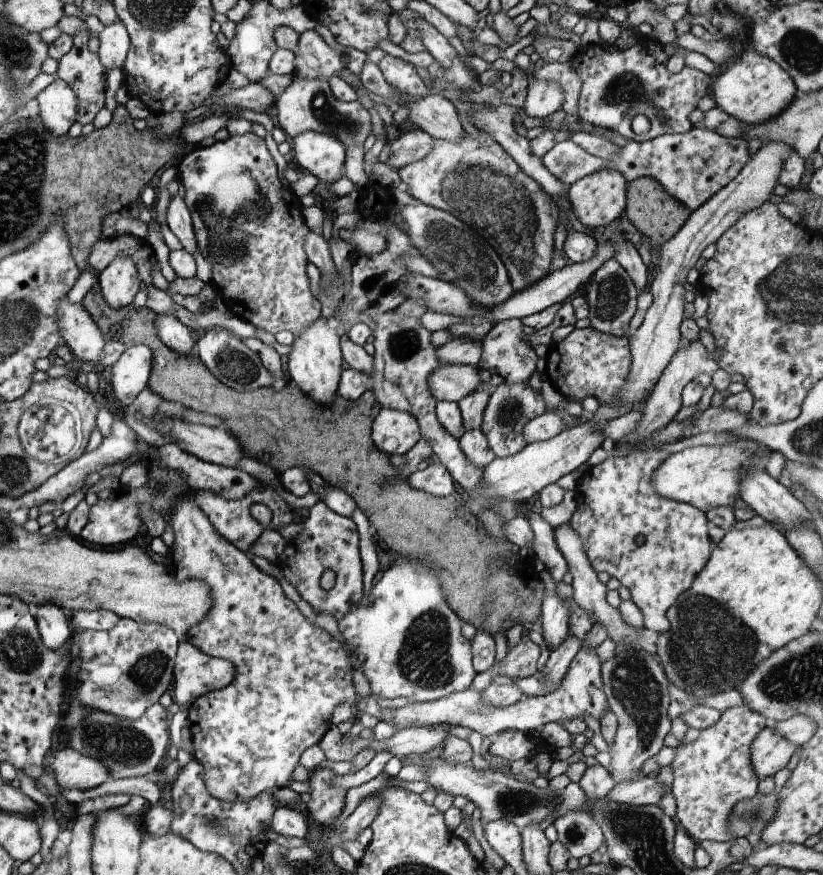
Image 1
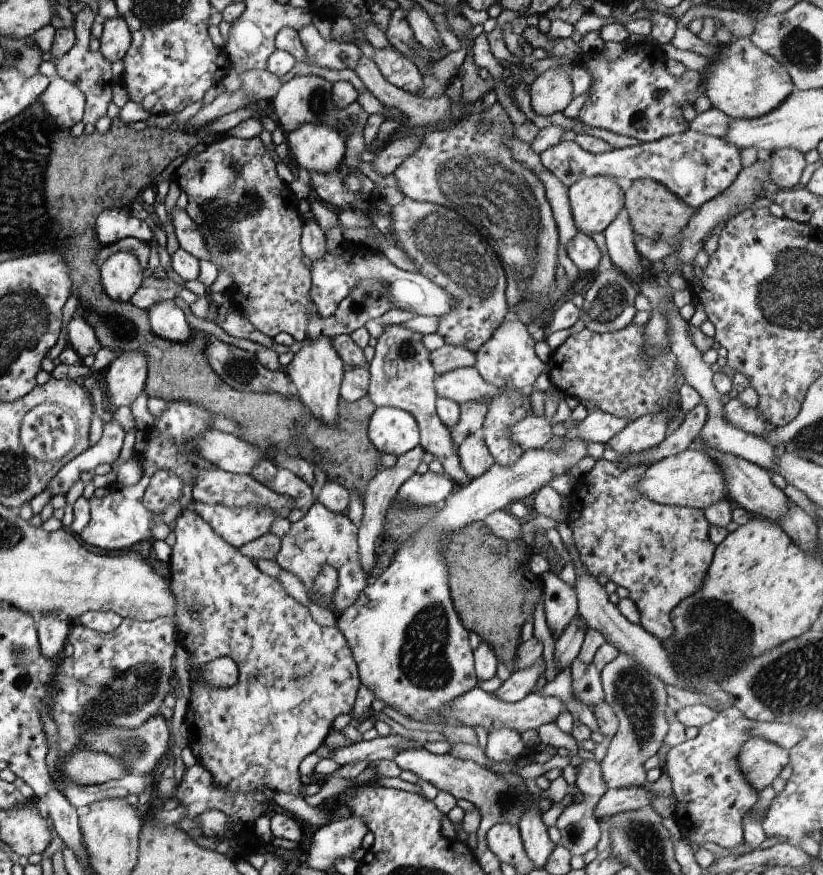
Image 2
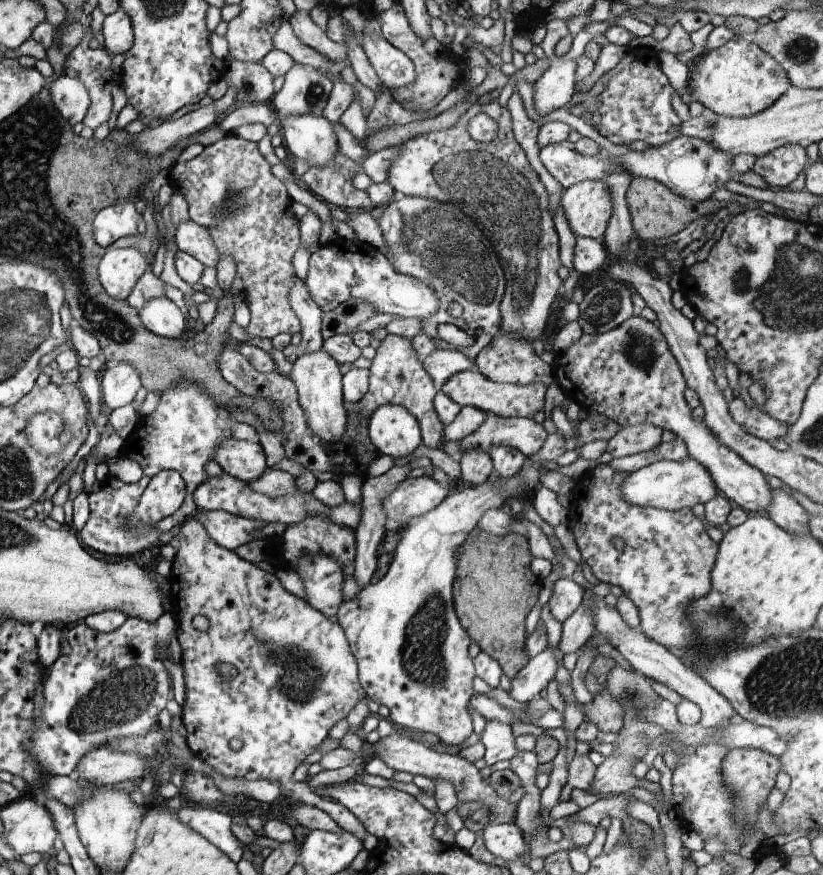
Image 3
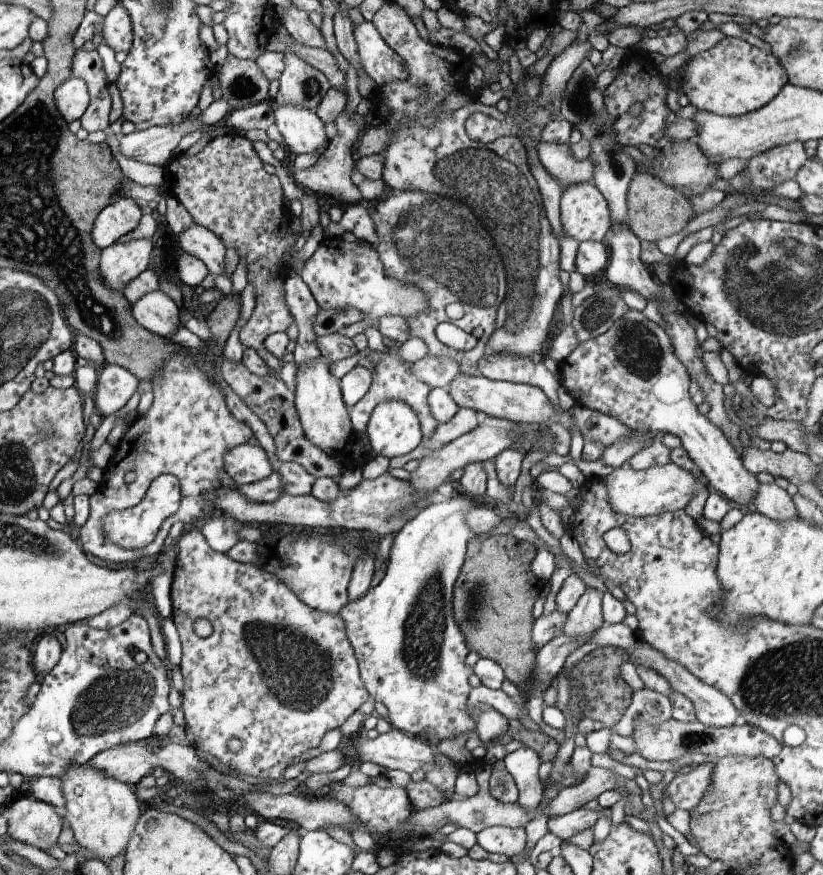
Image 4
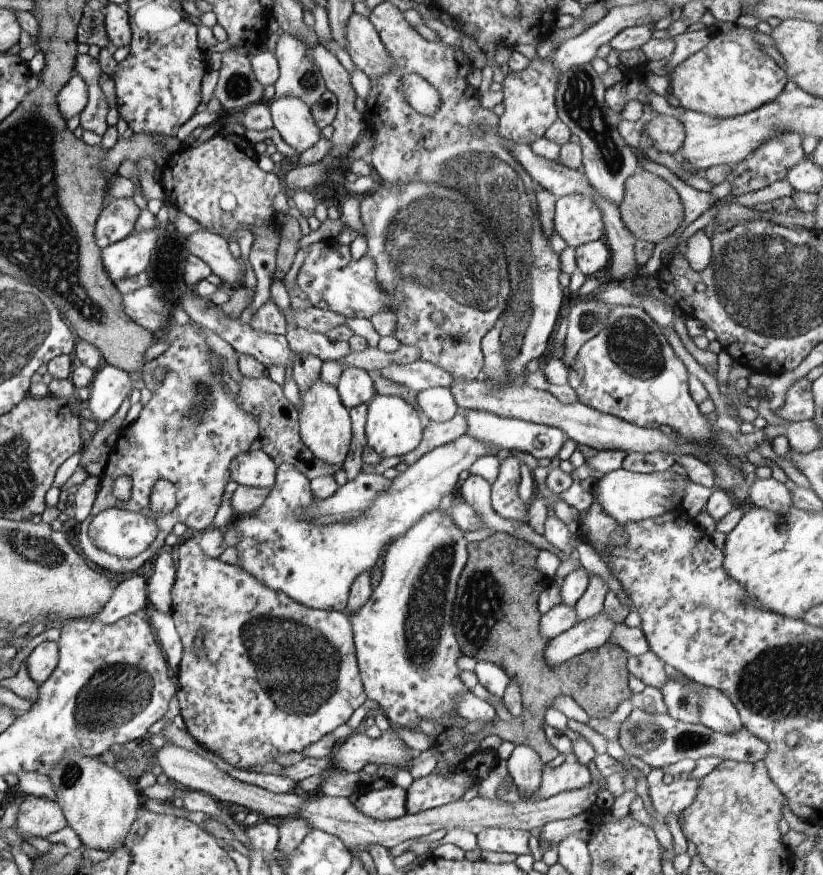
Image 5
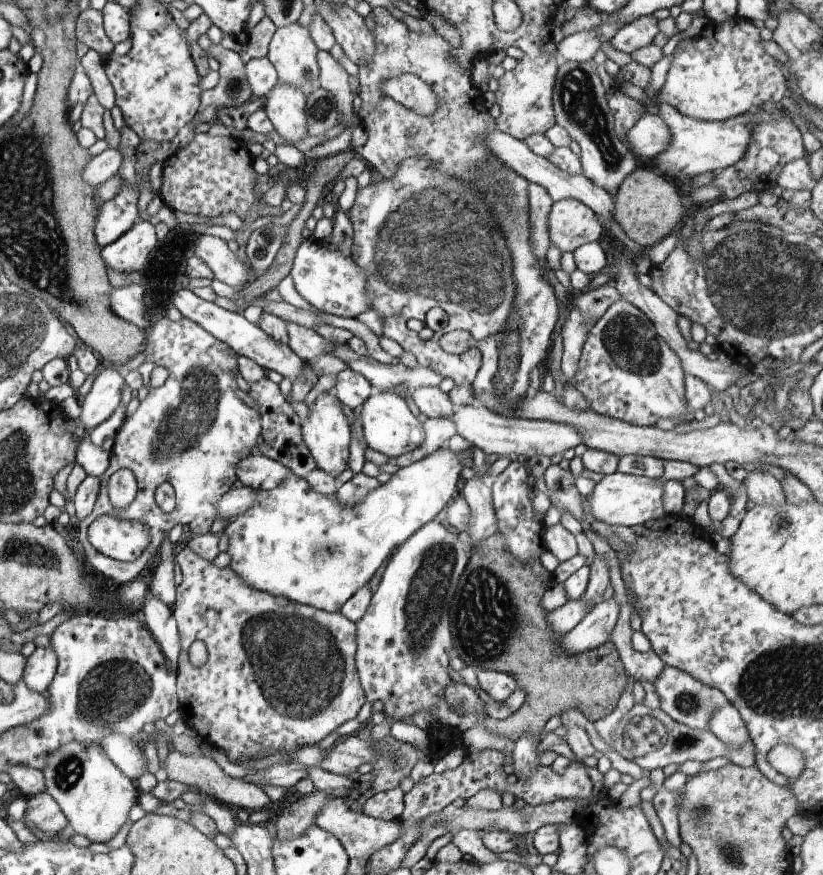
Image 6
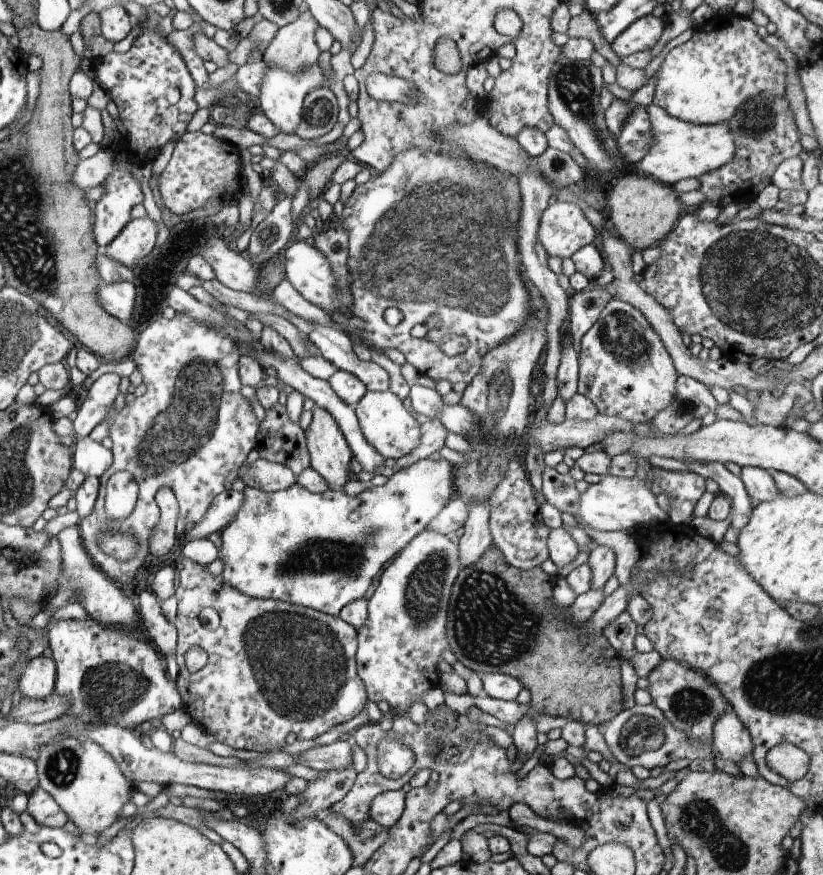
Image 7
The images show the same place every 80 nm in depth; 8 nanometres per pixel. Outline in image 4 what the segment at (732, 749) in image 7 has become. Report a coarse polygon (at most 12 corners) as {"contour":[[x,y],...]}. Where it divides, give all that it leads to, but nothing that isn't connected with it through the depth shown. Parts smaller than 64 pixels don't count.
{"contour":[[644,640],[629,661],[654,669],[693,702],[698,721],[734,725],[739,710],[716,687]]}

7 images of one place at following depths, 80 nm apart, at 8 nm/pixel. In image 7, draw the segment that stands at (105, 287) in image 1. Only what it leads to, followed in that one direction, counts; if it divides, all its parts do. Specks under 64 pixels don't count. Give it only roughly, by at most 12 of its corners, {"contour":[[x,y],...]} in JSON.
{"contour":[[132,219],[103,250],[134,268],[156,246],[157,222]]}

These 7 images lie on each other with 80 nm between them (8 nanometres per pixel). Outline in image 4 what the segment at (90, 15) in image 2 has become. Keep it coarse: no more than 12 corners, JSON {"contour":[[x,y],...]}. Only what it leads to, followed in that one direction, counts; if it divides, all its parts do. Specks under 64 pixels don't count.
{"contour":[[79,47],[72,76],[89,92],[80,117],[89,133],[111,124],[111,83],[97,49]]}

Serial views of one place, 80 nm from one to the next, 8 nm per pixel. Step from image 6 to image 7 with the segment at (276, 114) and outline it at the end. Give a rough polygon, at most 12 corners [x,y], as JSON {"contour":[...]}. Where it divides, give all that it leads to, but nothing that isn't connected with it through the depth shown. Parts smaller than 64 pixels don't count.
{"contour":[[314,63],[292,74],[267,64],[257,109],[293,134],[303,102],[332,70]]}

